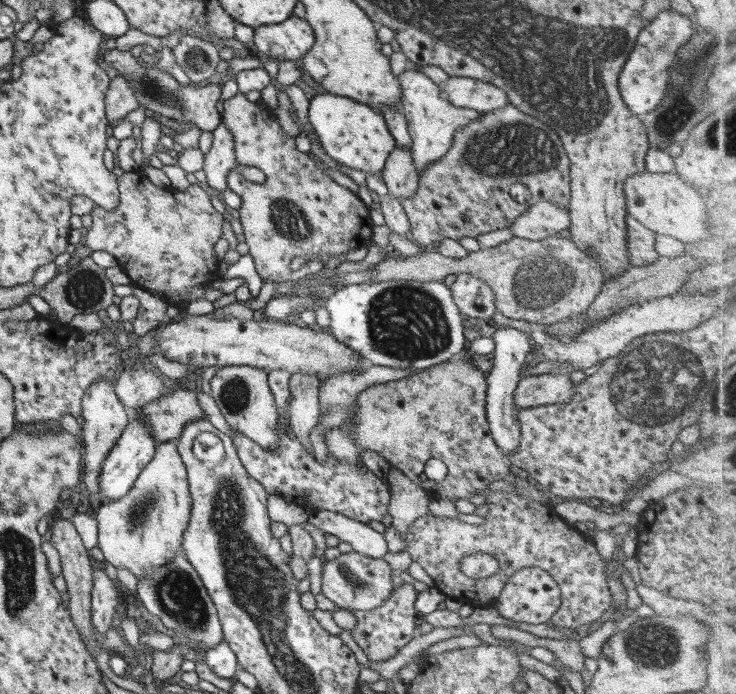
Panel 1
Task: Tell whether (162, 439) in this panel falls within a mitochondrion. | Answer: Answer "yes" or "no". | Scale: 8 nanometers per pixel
no

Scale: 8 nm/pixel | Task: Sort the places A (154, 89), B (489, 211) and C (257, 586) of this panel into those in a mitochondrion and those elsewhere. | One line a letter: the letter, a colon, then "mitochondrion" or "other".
A: mitochondrion
B: other
C: mitochondrion

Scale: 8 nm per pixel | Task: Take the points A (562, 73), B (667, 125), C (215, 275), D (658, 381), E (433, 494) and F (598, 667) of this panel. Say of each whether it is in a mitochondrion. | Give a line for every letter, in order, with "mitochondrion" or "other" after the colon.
A: mitochondrion
B: mitochondrion
C: other
D: mitochondrion
E: other
F: other

